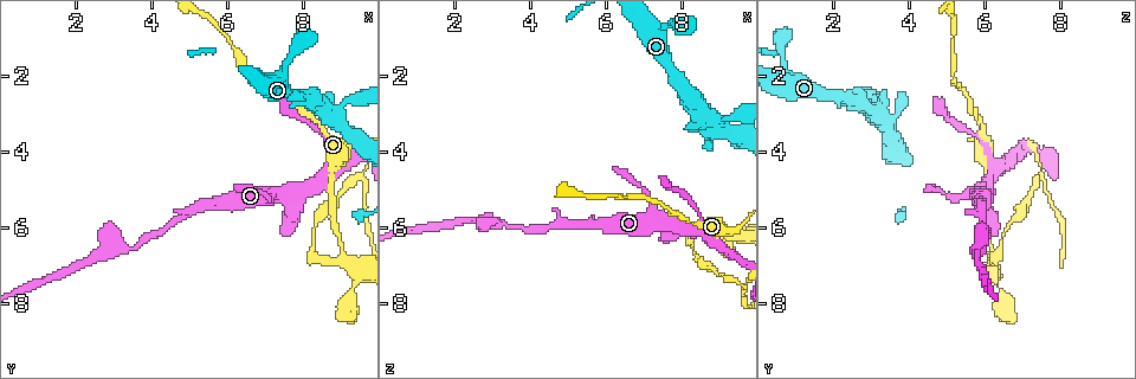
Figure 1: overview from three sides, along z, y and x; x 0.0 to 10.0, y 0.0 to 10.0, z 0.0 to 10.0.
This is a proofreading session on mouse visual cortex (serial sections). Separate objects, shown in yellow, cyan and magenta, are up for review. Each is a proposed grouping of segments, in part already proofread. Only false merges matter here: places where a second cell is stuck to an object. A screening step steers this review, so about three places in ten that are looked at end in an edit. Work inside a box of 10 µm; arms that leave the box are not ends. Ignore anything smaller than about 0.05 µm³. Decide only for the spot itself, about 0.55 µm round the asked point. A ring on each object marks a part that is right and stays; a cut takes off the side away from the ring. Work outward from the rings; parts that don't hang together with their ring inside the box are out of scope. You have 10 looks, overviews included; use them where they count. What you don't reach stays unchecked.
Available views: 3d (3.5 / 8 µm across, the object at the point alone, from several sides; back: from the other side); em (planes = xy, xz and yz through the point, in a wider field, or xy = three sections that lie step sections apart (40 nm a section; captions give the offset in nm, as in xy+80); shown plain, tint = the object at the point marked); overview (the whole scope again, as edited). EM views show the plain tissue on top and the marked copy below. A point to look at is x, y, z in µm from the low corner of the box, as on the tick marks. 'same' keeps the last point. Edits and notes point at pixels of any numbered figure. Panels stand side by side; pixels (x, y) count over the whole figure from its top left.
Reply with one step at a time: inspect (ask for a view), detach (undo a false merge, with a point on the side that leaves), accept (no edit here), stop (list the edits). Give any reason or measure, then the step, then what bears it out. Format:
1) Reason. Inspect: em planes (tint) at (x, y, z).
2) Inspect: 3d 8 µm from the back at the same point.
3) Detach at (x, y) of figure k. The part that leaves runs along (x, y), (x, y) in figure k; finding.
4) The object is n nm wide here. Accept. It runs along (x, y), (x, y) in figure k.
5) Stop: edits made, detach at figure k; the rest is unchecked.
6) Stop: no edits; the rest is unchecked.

Two arms in line, one across. Inspect: 3d 3.5 µm at (8.95, 2.90, 3.20).

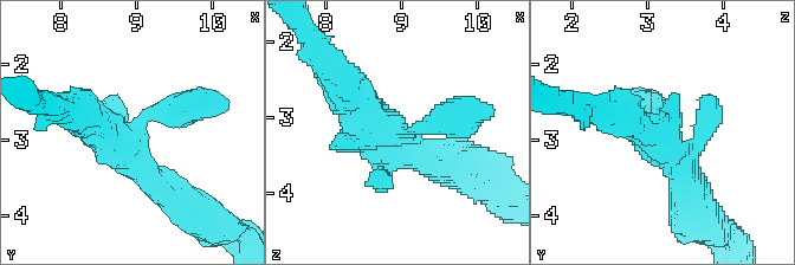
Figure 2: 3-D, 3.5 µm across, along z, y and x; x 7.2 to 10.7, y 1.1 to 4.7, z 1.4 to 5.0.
Now the EM. Inspect: em xy step 3 (tint) at (8.95, 2.85, 3.20).

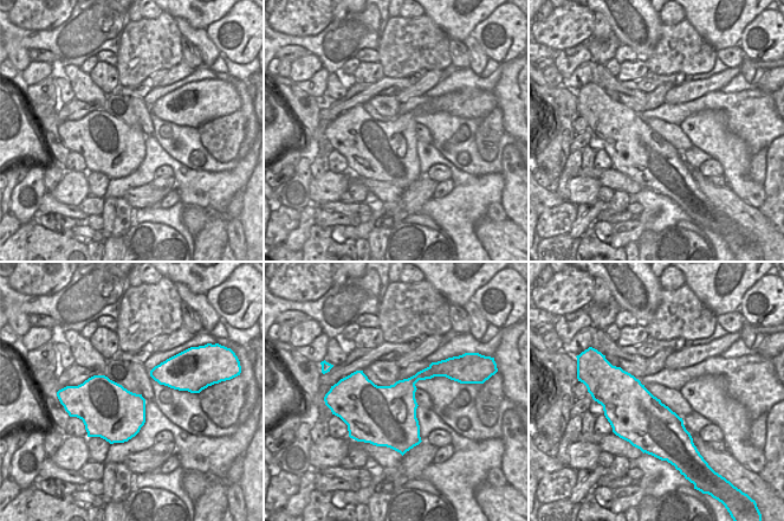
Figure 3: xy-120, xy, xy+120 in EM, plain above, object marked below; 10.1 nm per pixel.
Accept. It runs along (73, 110), (99, 122), (172, 198) in figure 2; continuous, no second cell.

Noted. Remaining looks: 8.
Two arms in line, one across. Inspect: 3d 3.5 µm at (9.00, 6.75, 6.15).

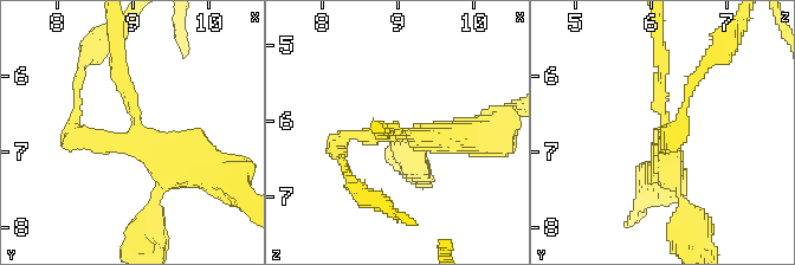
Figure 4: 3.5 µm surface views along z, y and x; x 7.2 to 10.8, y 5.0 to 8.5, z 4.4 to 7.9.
3 arms meet here; the arms are 150, 200, 300 nm wide. Inspect: em xy step 3 (tint) at (9.05, 6.75, 6.20).

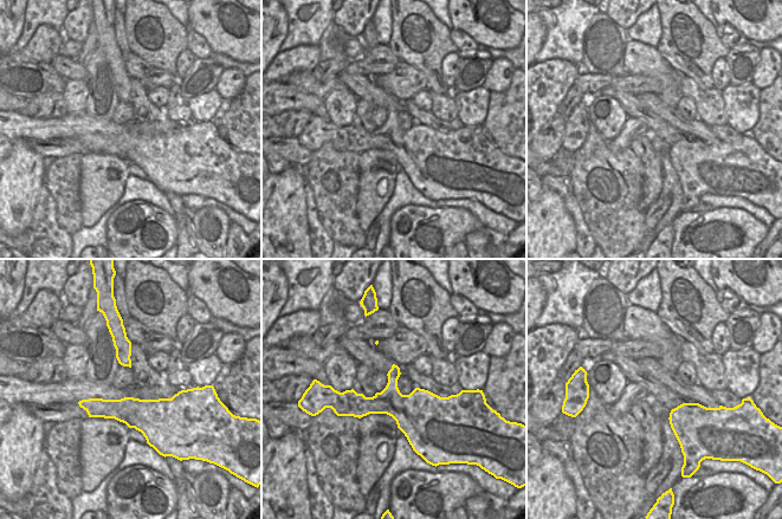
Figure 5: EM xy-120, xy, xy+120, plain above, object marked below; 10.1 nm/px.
The object is 340 nm wide here. Accept. It runs along (179, 396), (166, 409), (82, 403) in figure 5; all the same cell.

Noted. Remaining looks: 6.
Narrows sharply. Inspect: 3d 3.5 µm at (8.50, 3.75, 5.85).

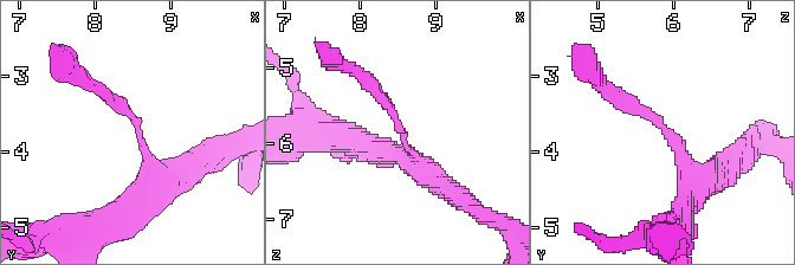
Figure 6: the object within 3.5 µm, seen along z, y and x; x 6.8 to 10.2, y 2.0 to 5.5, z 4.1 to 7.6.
The arms are 200, 300 nm wide; now the EM. Inspect: em xy step 2 (tint) at (8.60, 3.75, 5.90).

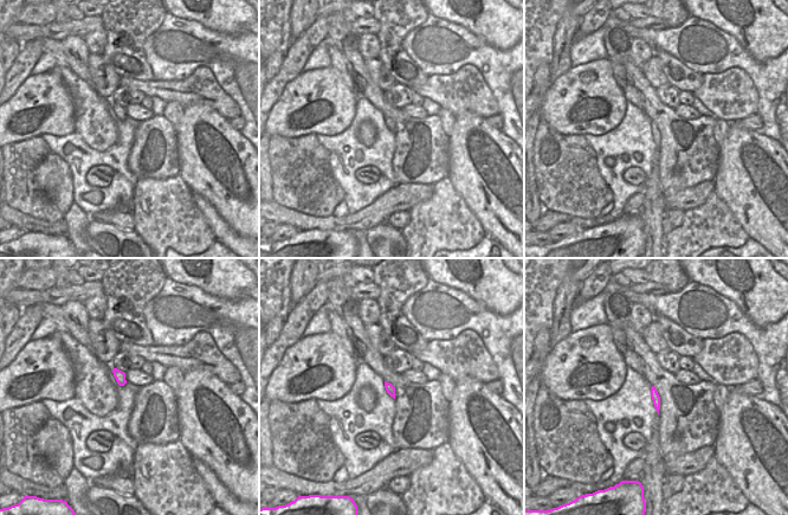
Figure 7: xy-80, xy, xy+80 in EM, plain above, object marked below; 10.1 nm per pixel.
Inspect: em xy step 1 (tint) at the same point.

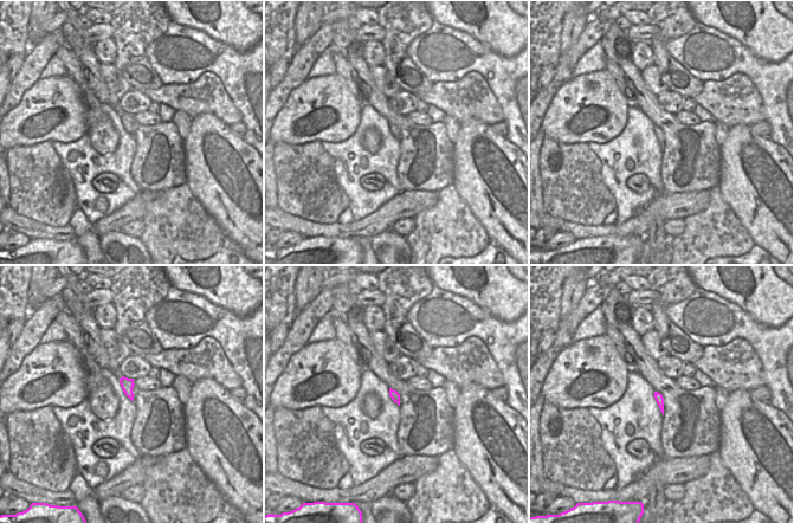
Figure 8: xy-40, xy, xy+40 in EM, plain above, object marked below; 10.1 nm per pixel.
The object is 100 nm wide here. Accept. It runs along (687, 199), (672, 137), (612, 94) in figure 6; continuous, no second cell.

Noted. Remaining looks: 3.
Sharp bend. Inspect: 3d 3.5 µm from the back at (9.35, 4.75, 7.35).

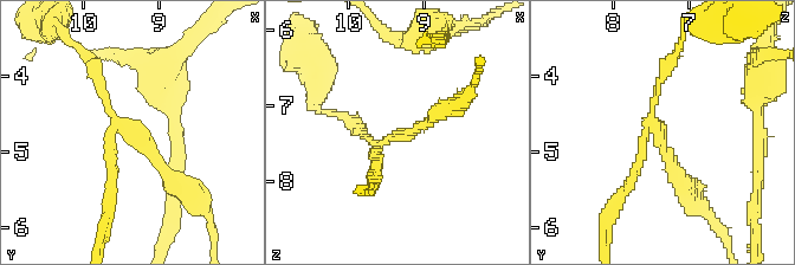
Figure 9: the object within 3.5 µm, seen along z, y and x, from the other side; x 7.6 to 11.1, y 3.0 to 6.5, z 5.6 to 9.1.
Inspect: em xy step 5 (tint) at (9.35, 4.75, 7.35).

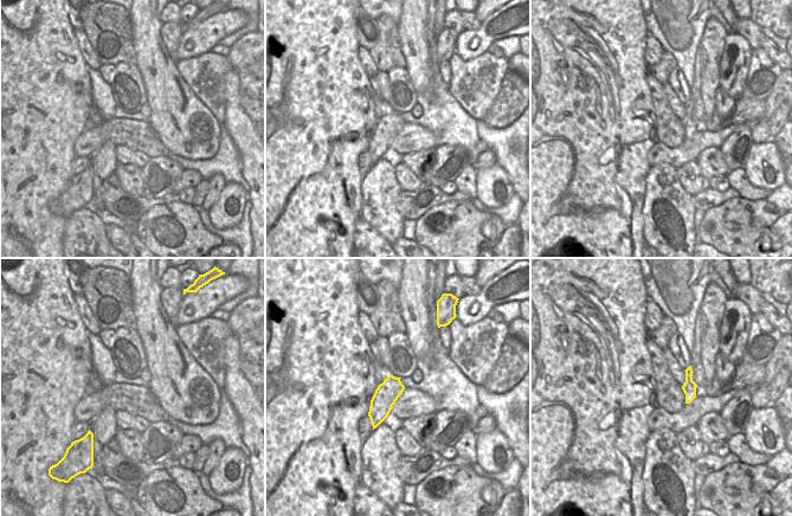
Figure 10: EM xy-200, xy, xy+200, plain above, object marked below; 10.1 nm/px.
The arms are 100, 150, 200 nm wide. Detach at (112, 170) of figure 9. The part that leaves runs along (115, 130), (101, 232) in figure 9; two cells meet here.

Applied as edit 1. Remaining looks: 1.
Stop: edits made, detach at figure 9; the rest is unchecked.

